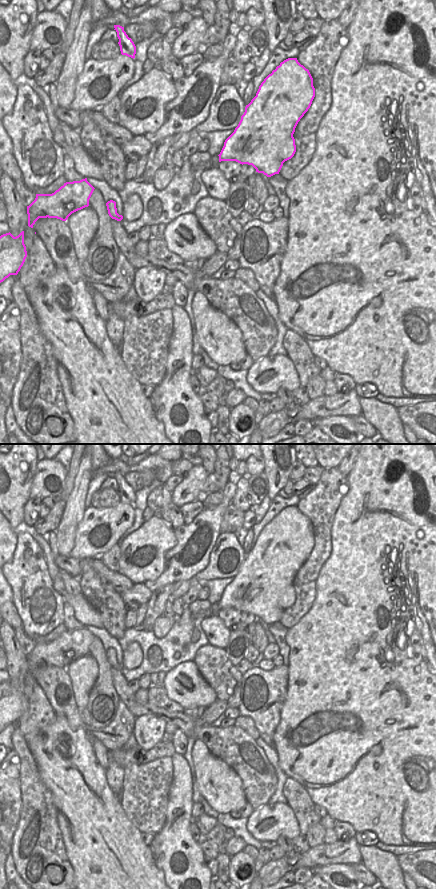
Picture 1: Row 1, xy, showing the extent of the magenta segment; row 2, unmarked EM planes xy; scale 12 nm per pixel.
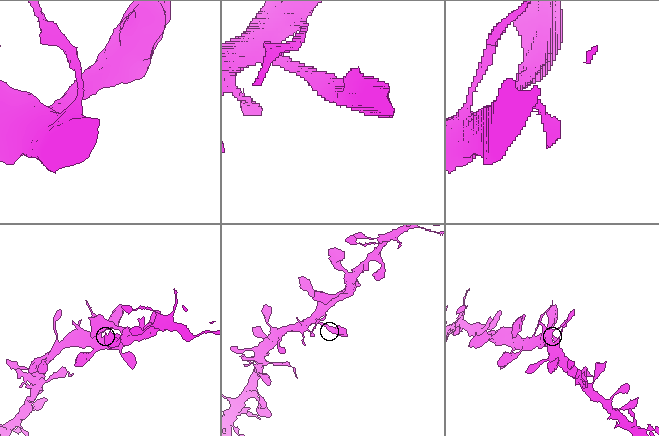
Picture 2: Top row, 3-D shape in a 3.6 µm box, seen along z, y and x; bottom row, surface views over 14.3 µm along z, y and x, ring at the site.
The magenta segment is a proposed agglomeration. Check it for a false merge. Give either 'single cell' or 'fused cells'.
single cell

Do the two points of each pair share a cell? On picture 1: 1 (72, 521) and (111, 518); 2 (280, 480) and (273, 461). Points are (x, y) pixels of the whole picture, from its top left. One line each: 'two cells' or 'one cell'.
1: two cells
2: one cell

